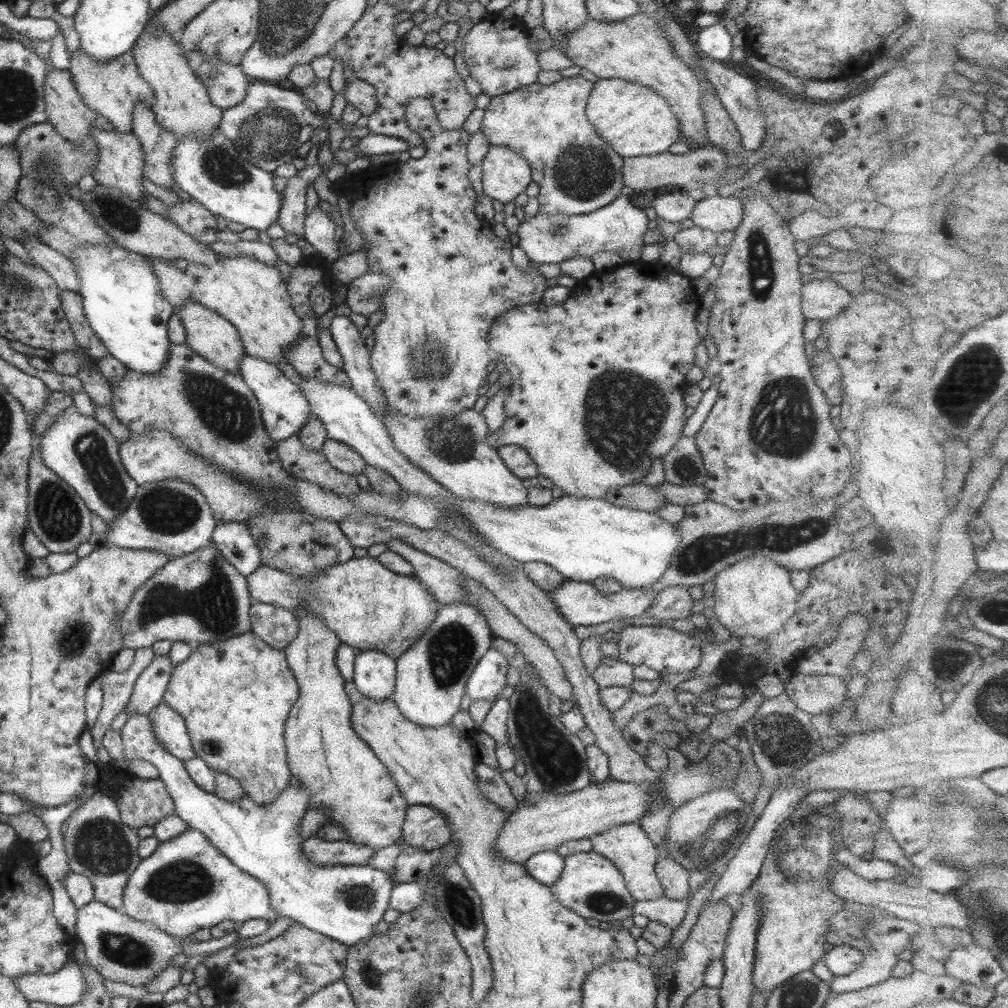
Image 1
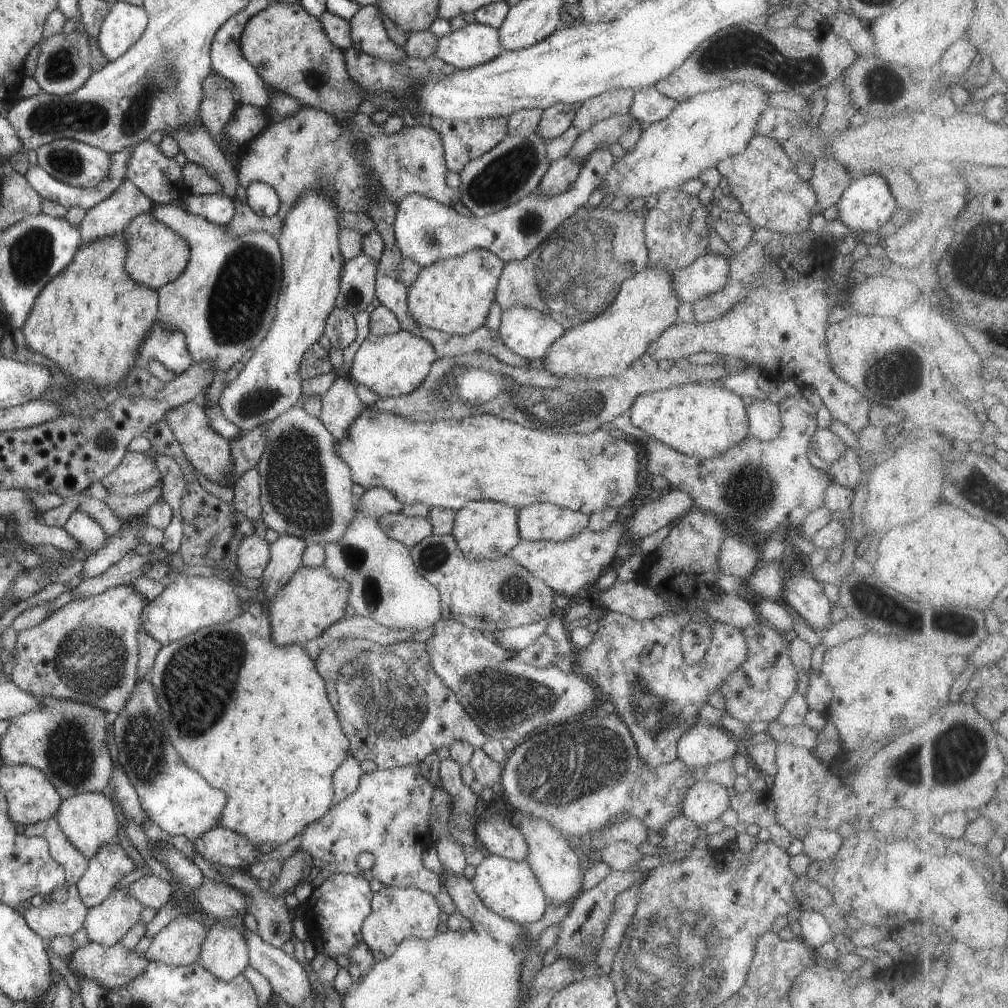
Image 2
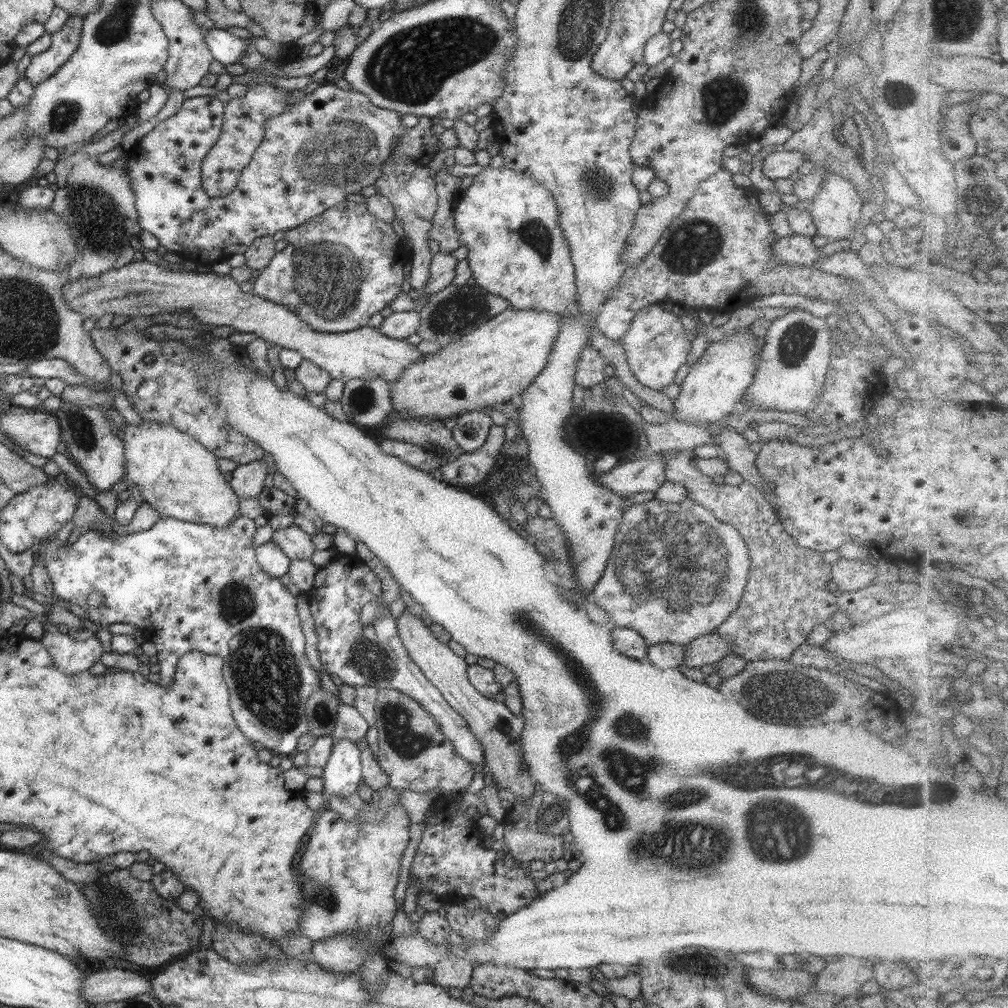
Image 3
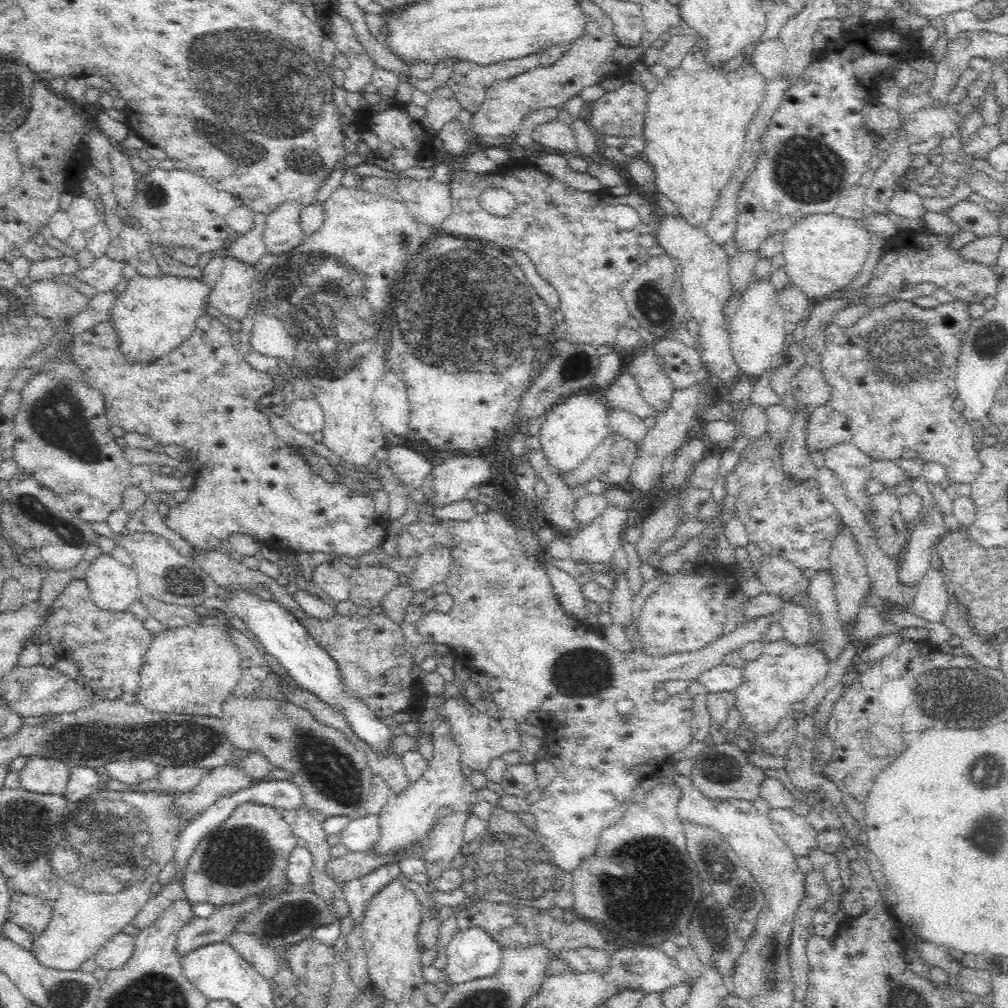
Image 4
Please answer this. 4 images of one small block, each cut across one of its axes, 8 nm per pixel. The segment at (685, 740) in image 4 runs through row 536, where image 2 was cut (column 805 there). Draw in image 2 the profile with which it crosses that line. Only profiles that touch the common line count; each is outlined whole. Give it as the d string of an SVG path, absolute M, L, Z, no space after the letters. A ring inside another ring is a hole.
M802 392L784 398L779 408L784 426L778 438L765 441L748 435L740 444L712 459L687 456L651 437L646 438L643 442L648 449L648 470L666 477L669 487L688 494L695 508L744 522L750 530L769 540L781 535L787 526L799 531L803 520L823 507L824 490L831 481L808 460L810 439L818 428L818 409Z

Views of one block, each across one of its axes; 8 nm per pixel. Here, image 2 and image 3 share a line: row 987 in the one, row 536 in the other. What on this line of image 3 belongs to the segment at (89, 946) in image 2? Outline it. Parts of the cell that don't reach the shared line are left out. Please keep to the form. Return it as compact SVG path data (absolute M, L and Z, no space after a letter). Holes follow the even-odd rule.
M82 494L82 497L78 499L78 510L74 511L71 521L80 528L86 528L86 531L92 531L90 526L96 526L95 532L102 537L116 539L139 531L151 530L151 526L154 526L154 523L160 518L158 511L144 501L139 503L132 522L128 525L121 525L116 519L106 517L96 499Z

